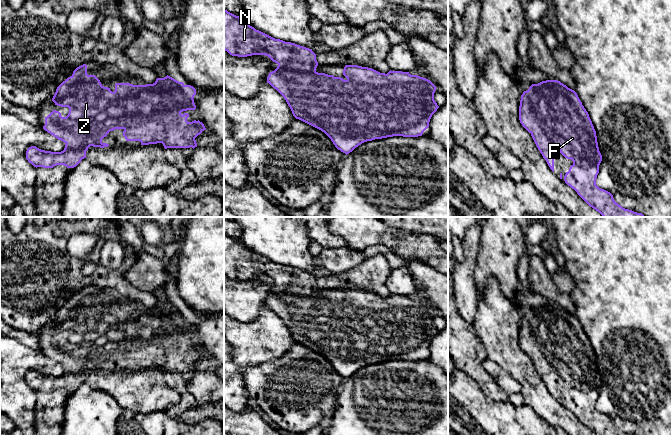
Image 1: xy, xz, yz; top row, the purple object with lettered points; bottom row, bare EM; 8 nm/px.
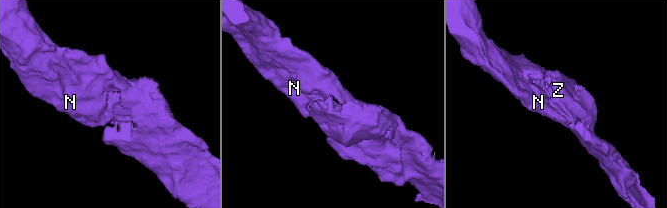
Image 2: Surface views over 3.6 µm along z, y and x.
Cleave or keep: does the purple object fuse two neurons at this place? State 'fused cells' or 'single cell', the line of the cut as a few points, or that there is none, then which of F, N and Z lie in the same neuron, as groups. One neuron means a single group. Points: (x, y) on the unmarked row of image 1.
single cell | no cut | F N Z

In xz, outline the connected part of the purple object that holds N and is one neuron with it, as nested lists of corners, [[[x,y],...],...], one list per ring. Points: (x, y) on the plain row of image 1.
[[[224,233],[224,274],[232,280],[247,281],[252,279],[268,280],[277,287],[277,292],[267,301],[269,307],[286,324],[293,340],[324,356],[335,371],[346,379],[364,366],[393,360],[418,361],[429,351],[432,339],[439,330],[434,324],[436,310],[428,303],[411,299],[409,296],[389,295],[380,297],[372,292],[358,289],[345,289],[343,299],[347,302],[334,301],[318,297],[316,278],[312,273],[275,263]]]

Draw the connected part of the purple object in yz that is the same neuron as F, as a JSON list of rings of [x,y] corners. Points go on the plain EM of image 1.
[[[546,304],[538,308],[532,308],[527,315],[521,319],[519,330],[519,344],[522,350],[531,358],[538,374],[546,384],[550,393],[554,396],[554,372],[557,371],[560,377],[567,383],[571,383],[573,388],[565,400],[560,397],[560,403],[574,413],[577,418],[596,435],[632,435],[623,432],[615,426],[613,419],[599,412],[596,409],[596,402],[599,397],[599,389],[602,385],[602,379],[599,375],[596,355],[589,341],[588,336],[582,329],[577,317],[568,312],[558,304]]]

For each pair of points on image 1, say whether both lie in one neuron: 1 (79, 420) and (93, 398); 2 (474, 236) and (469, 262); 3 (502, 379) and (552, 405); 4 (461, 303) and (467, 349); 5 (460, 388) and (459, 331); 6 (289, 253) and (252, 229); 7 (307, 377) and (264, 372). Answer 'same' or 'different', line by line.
1: same
2: same
3: different
4: different
5: different
6: same
7: same

